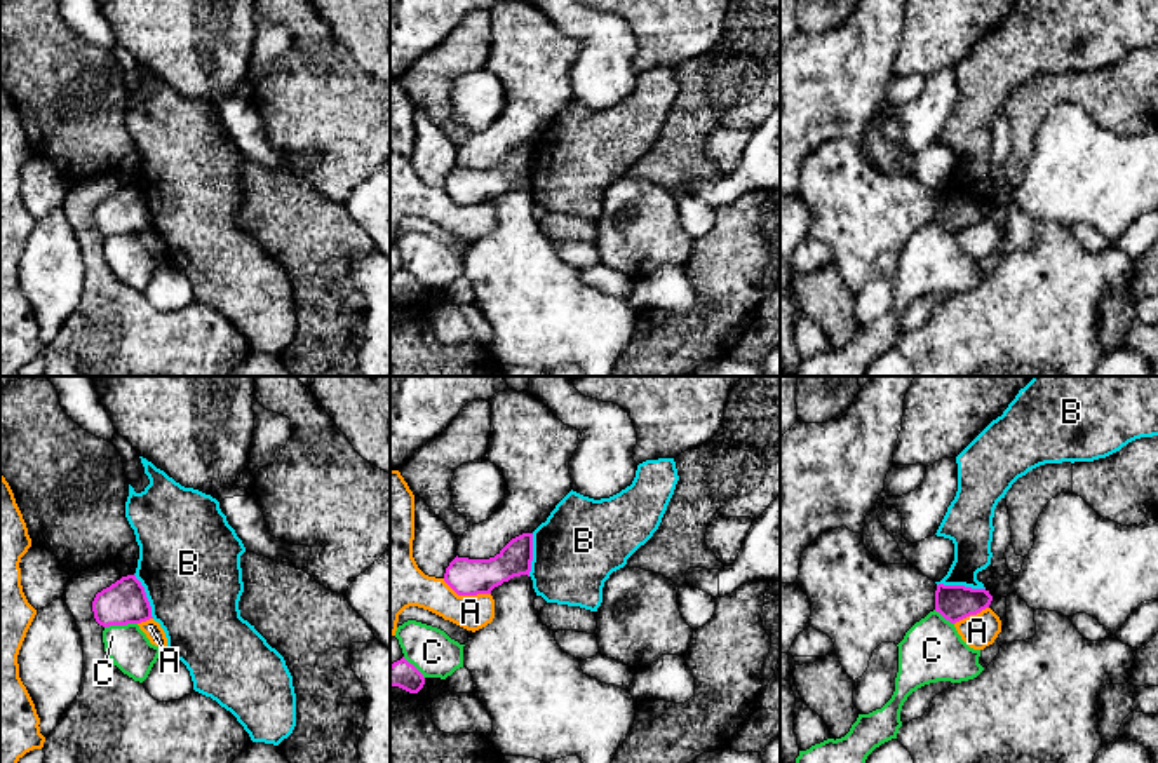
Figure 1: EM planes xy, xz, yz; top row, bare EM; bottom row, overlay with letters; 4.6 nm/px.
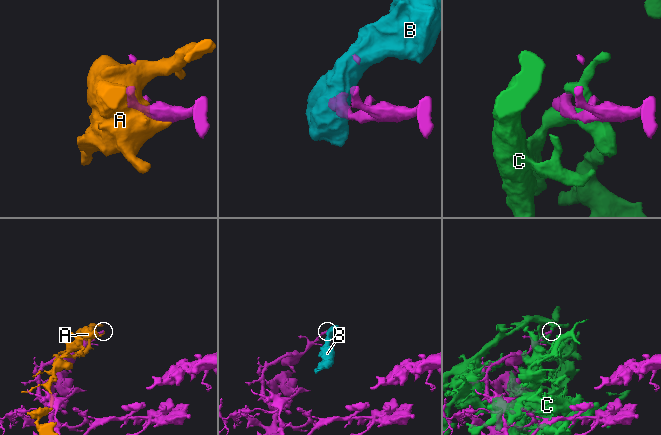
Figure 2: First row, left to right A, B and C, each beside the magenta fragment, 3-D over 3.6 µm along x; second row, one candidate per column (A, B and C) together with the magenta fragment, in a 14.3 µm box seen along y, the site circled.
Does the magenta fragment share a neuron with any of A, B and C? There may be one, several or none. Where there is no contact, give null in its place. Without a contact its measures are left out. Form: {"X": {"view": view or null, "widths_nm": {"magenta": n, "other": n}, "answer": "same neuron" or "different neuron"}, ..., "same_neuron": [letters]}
{"A": {"view": "xz", "widths_nm": {"magenta": 180, "other": 160}, "answer": "different neuron"}, "B": {"view": "yz", "widths_nm": {"magenta": 160, "other": 190}, "answer": "different neuron"}, "C": {"view": "xy", "widths_nm": {"magenta": 200, "other": 200}, "answer": "different neuron"}, "same_neuron": []}

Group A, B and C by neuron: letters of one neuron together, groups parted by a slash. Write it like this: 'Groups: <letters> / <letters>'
Groups: A / B / C

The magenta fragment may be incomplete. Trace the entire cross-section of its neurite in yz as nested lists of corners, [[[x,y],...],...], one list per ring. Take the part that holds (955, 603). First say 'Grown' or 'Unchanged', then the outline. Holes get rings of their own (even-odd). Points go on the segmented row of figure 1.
Unchanged. [[[939,584],[935,591],[935,611],[951,624],[980,613],[989,608],[991,601],[993,596],[986,589]]]

